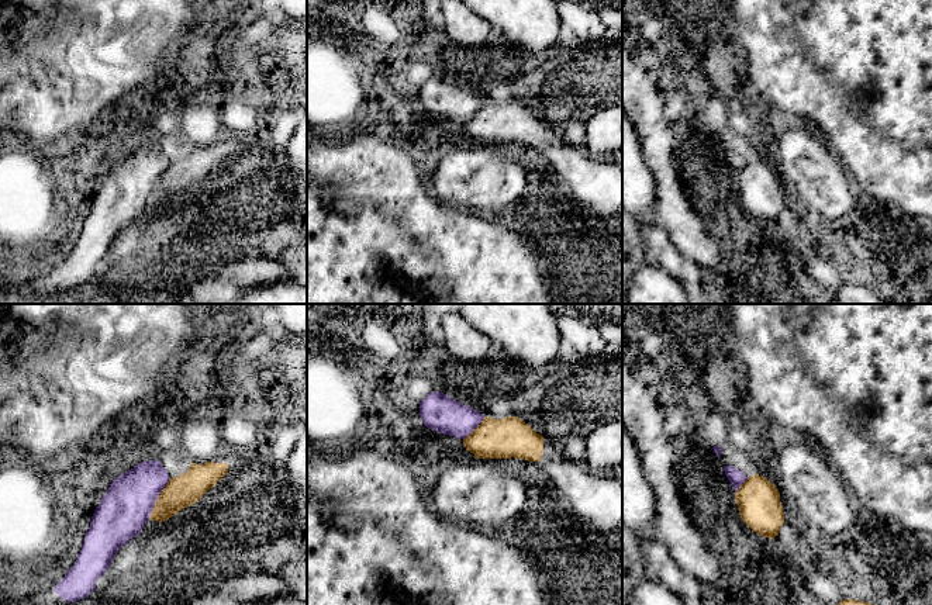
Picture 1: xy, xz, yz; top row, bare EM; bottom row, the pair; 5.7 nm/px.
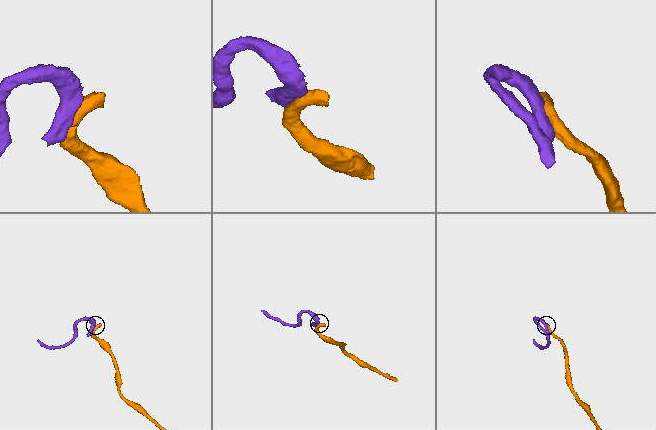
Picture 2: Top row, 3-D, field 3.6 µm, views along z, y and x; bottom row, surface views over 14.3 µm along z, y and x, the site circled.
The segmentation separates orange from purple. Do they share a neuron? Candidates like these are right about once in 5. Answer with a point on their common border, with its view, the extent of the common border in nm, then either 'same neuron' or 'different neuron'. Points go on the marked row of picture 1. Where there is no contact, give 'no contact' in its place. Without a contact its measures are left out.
contact xy (158, 498); length 260 nm; different neuron

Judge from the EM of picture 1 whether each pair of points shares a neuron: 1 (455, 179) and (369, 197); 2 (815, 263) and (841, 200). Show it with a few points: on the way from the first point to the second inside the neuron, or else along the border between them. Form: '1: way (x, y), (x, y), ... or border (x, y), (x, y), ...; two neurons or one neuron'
1: border (428, 187), (435, 199), (456, 207); two neurons
2: border (796, 192), (820, 214); two neurons

